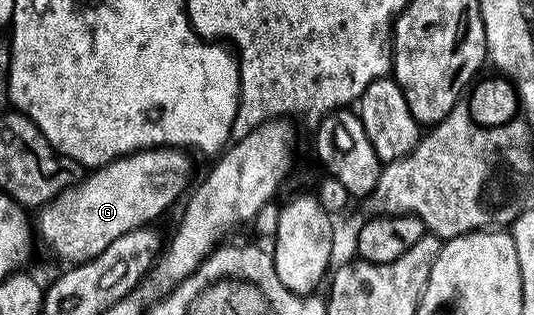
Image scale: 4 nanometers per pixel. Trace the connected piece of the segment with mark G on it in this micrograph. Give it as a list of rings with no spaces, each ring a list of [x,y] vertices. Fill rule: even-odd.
[[[142,149],[139,153],[129,153],[127,157],[119,157],[108,165],[93,168],[92,173],[77,183],[62,191],[54,200],[48,202],[39,210],[35,218],[34,229],[44,240],[44,245],[65,266],[80,265],[83,261],[94,259],[118,239],[118,235],[126,235],[135,229],[151,226],[176,200],[181,200],[180,192],[187,190],[188,176],[192,173],[192,165],[188,162],[189,154],[179,149]]]

